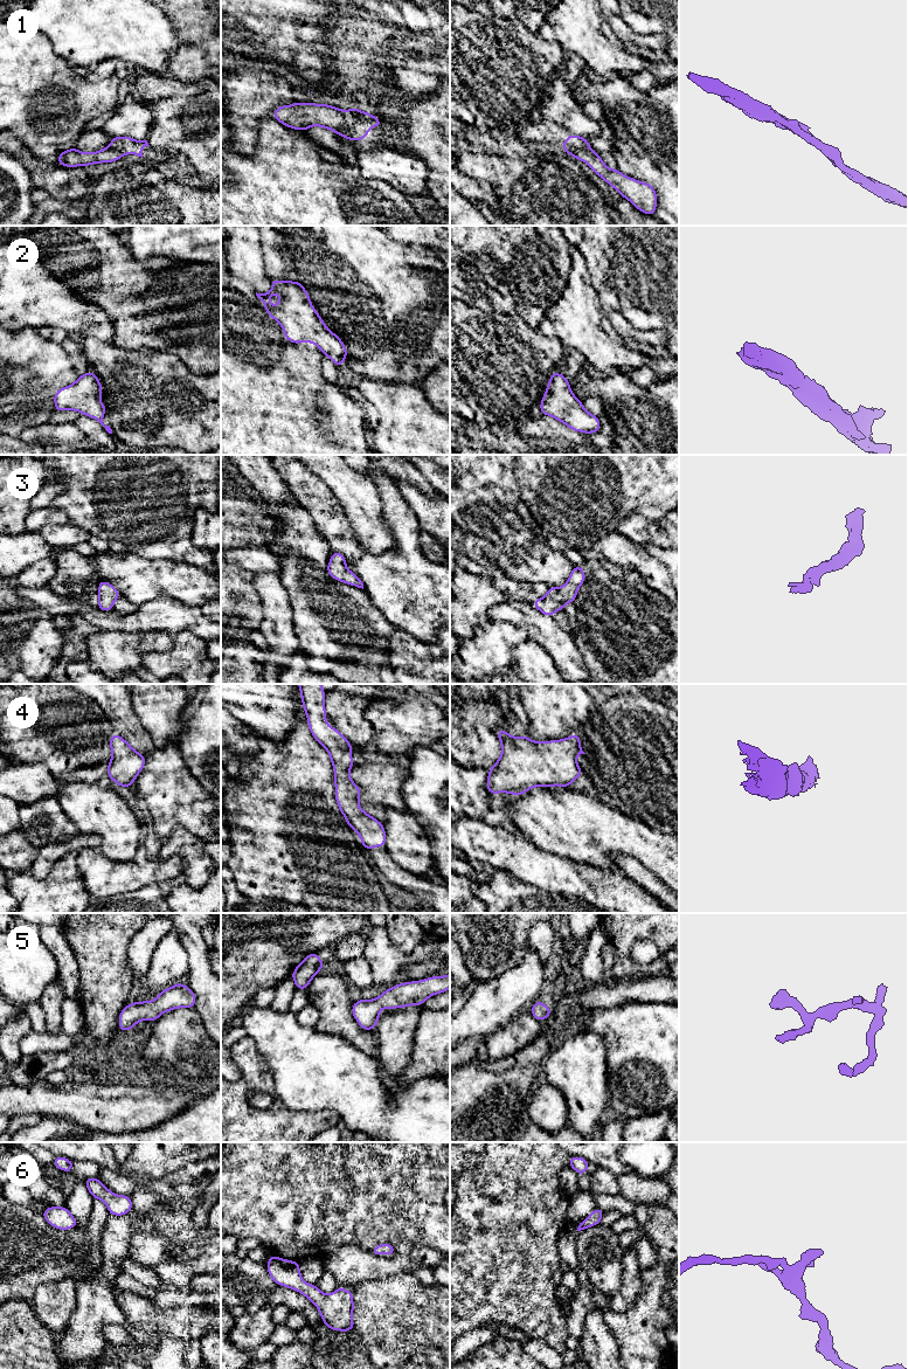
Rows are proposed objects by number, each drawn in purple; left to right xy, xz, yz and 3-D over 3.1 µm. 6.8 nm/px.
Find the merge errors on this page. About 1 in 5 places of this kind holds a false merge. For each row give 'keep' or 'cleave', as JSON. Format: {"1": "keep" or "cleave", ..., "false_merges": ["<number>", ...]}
{"1": "cleave", "2": "keep", "3": "keep", "4": "keep", "5": "keep", "6": "keep", "false_merges": ["1"]}

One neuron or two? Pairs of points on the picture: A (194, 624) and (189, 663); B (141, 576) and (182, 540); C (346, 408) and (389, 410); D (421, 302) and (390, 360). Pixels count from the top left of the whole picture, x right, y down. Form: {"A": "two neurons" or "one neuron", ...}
{"A": "two neurons", "B": "two neurons", "C": "two neurons", "D": "one neuron"}

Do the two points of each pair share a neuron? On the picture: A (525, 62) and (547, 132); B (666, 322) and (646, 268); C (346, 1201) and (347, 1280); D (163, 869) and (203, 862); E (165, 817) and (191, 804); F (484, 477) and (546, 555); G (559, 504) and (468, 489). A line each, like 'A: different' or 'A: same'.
A: different
B: same
C: different
D: different
E: same
F: same
G: different

